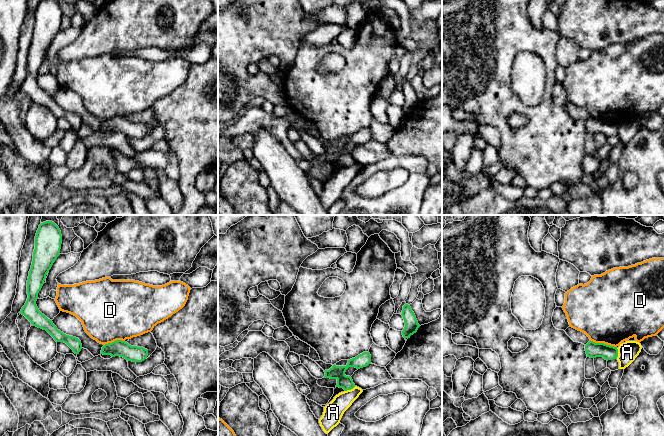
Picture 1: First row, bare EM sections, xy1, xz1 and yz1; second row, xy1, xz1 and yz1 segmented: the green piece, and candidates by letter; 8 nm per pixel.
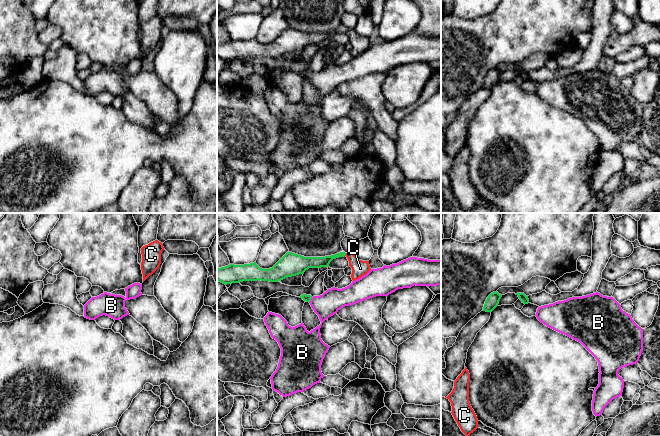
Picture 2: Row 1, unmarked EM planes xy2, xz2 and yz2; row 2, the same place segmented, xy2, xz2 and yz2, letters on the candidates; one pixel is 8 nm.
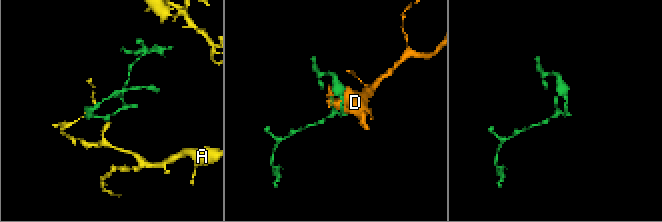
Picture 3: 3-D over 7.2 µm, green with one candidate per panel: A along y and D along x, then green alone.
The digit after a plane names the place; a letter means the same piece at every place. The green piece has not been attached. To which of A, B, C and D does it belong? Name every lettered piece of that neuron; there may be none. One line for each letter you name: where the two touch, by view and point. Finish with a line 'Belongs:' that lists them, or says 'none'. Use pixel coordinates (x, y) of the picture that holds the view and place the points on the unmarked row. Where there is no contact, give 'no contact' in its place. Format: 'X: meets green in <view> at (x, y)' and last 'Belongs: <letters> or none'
B: meets green in xz2 at (310, 76)
Belongs: B

